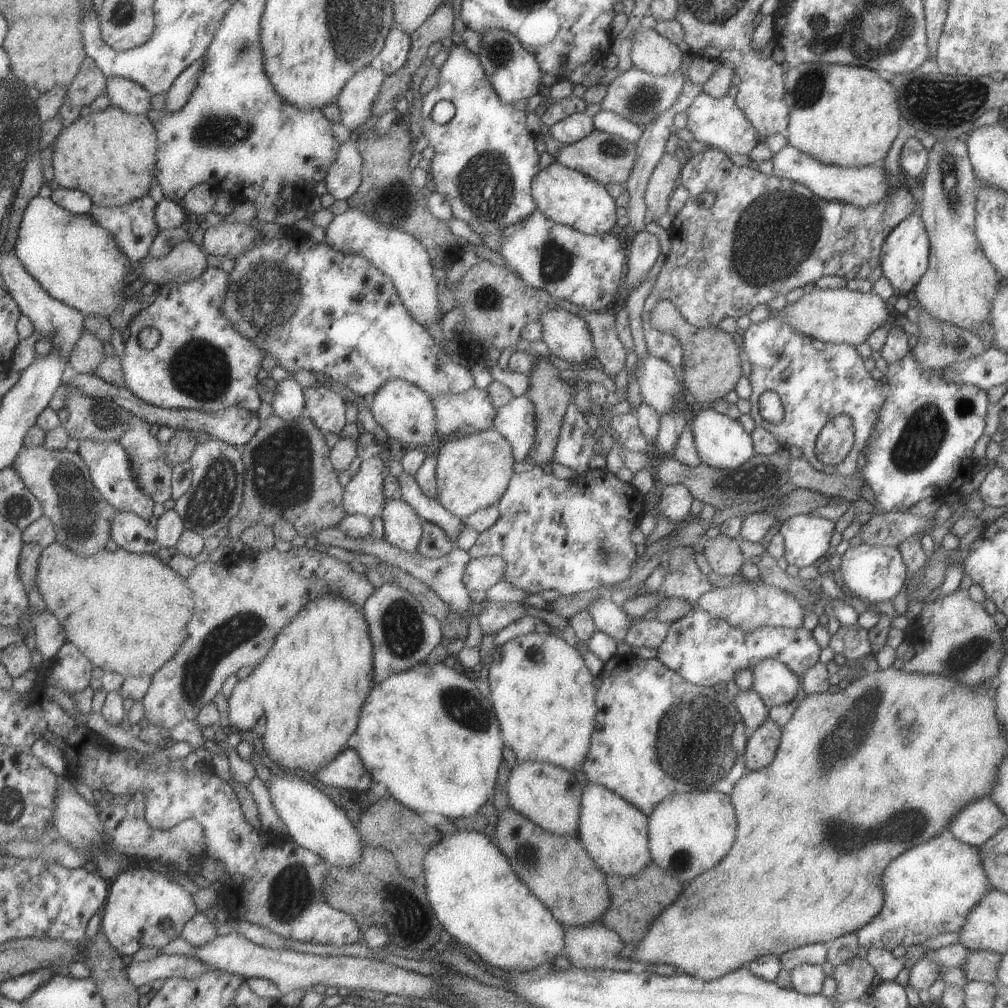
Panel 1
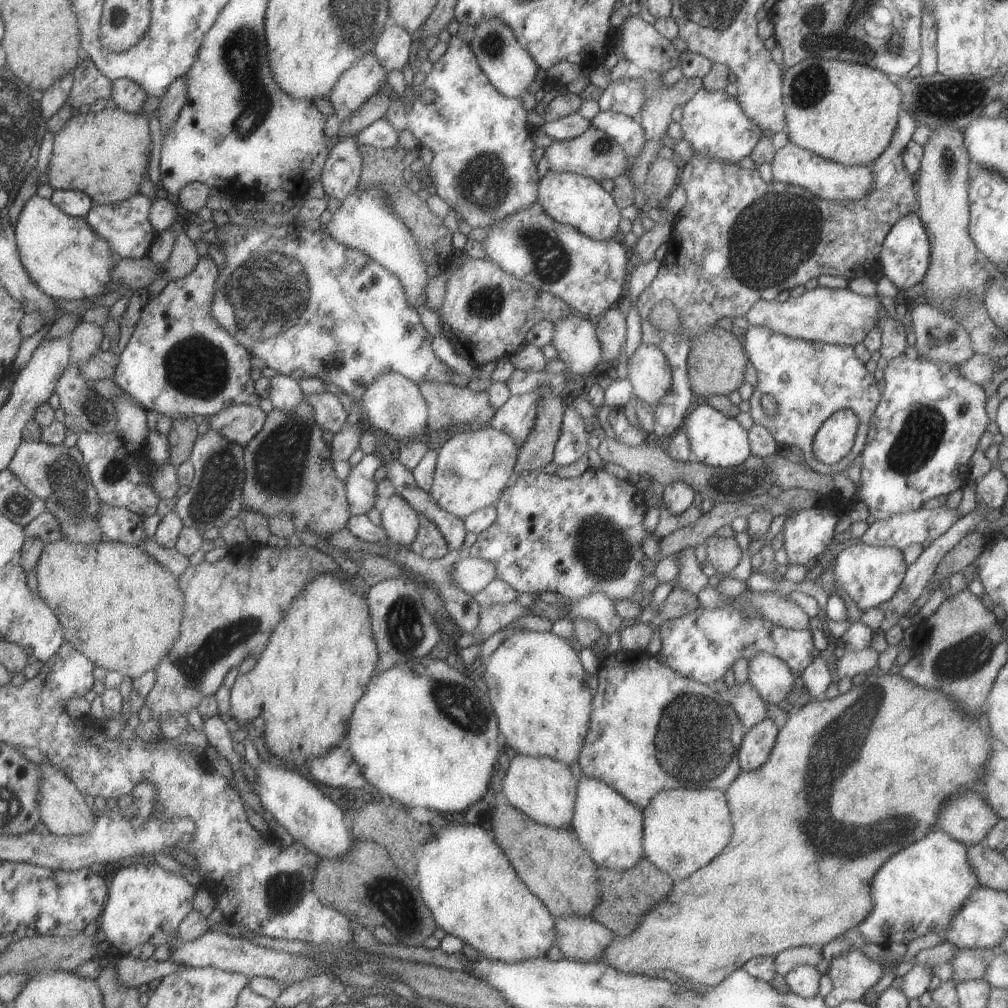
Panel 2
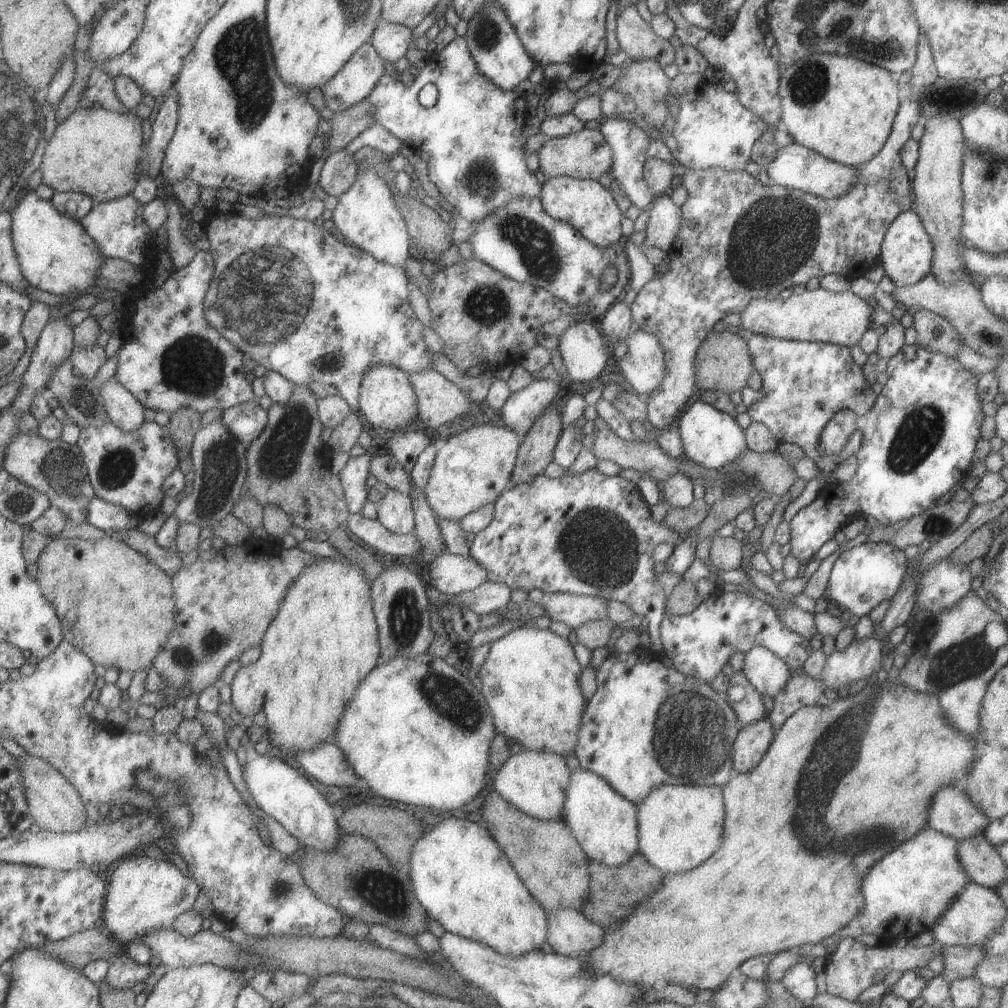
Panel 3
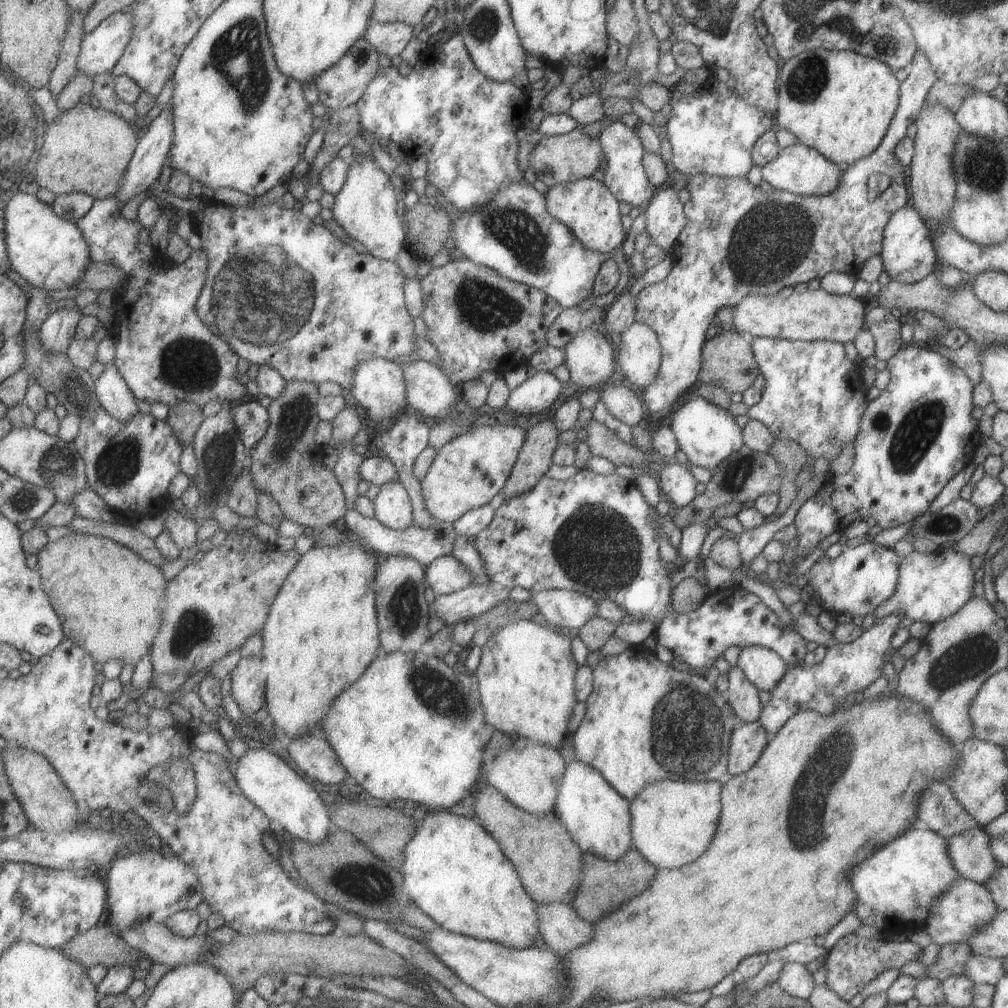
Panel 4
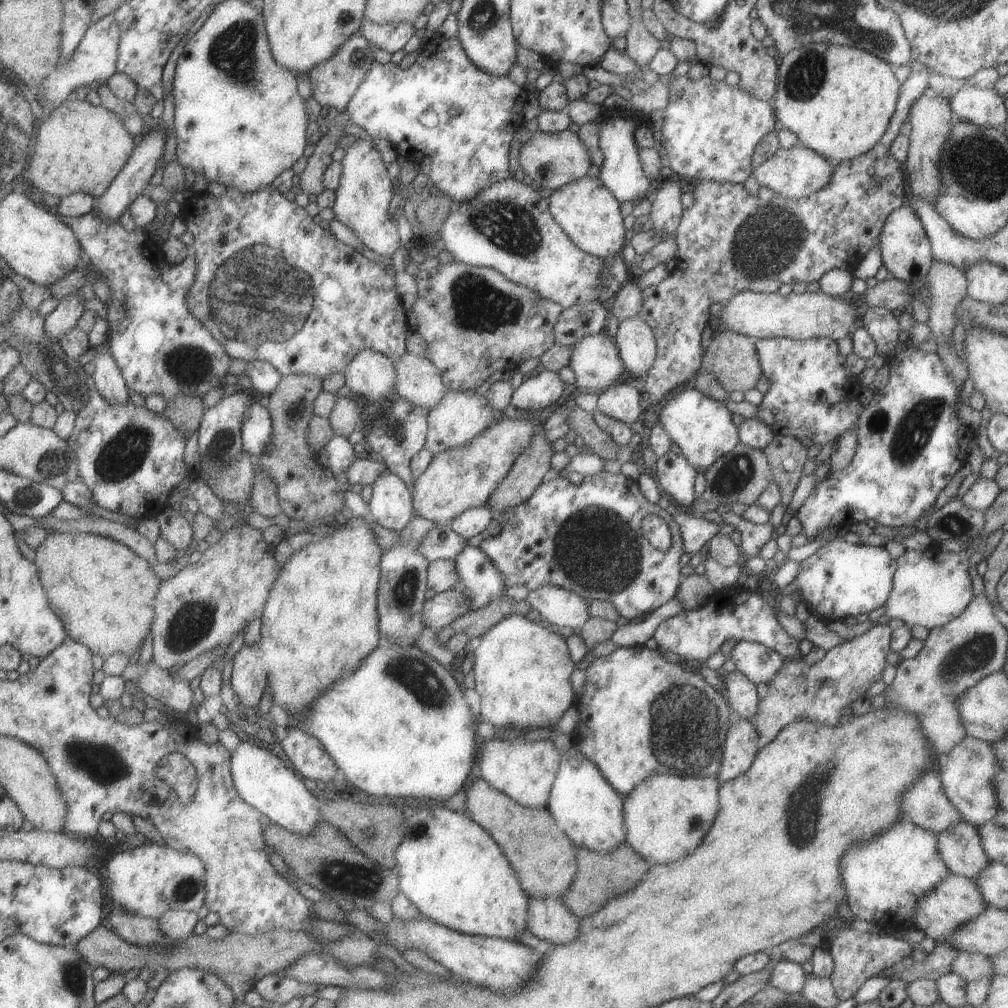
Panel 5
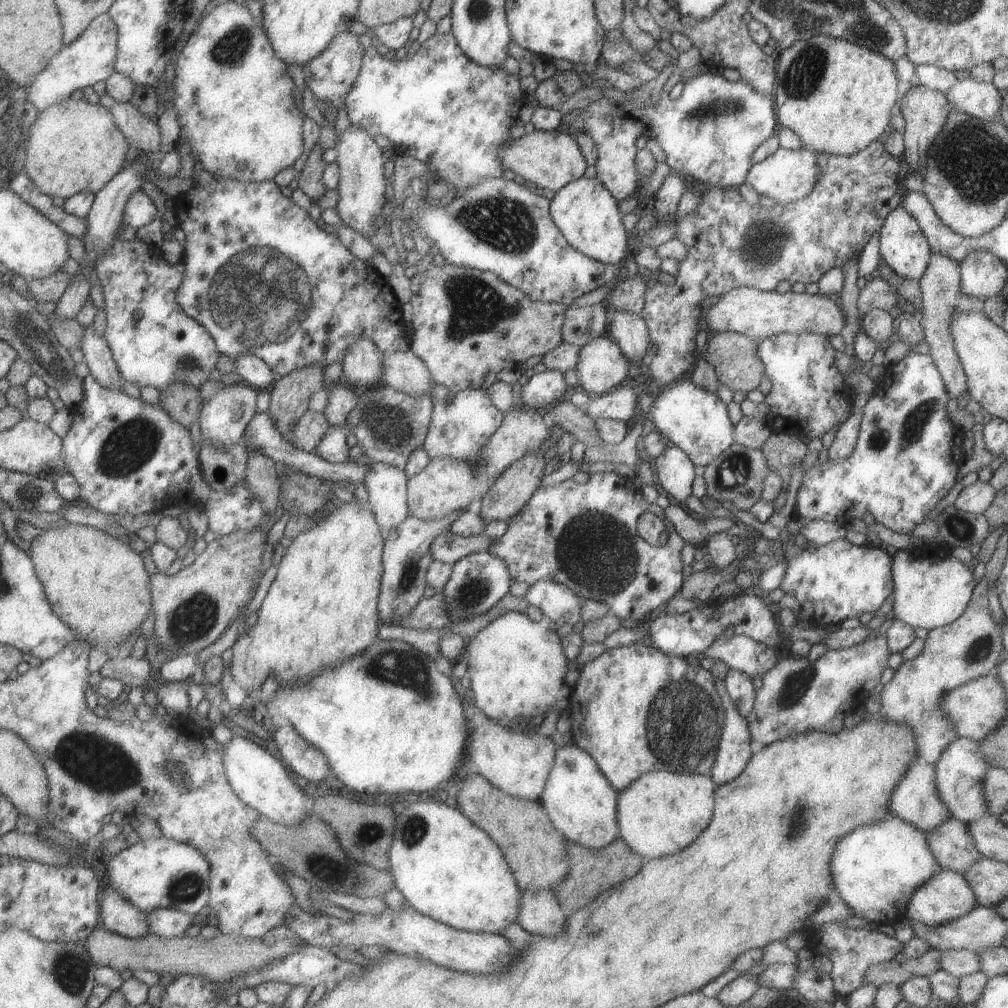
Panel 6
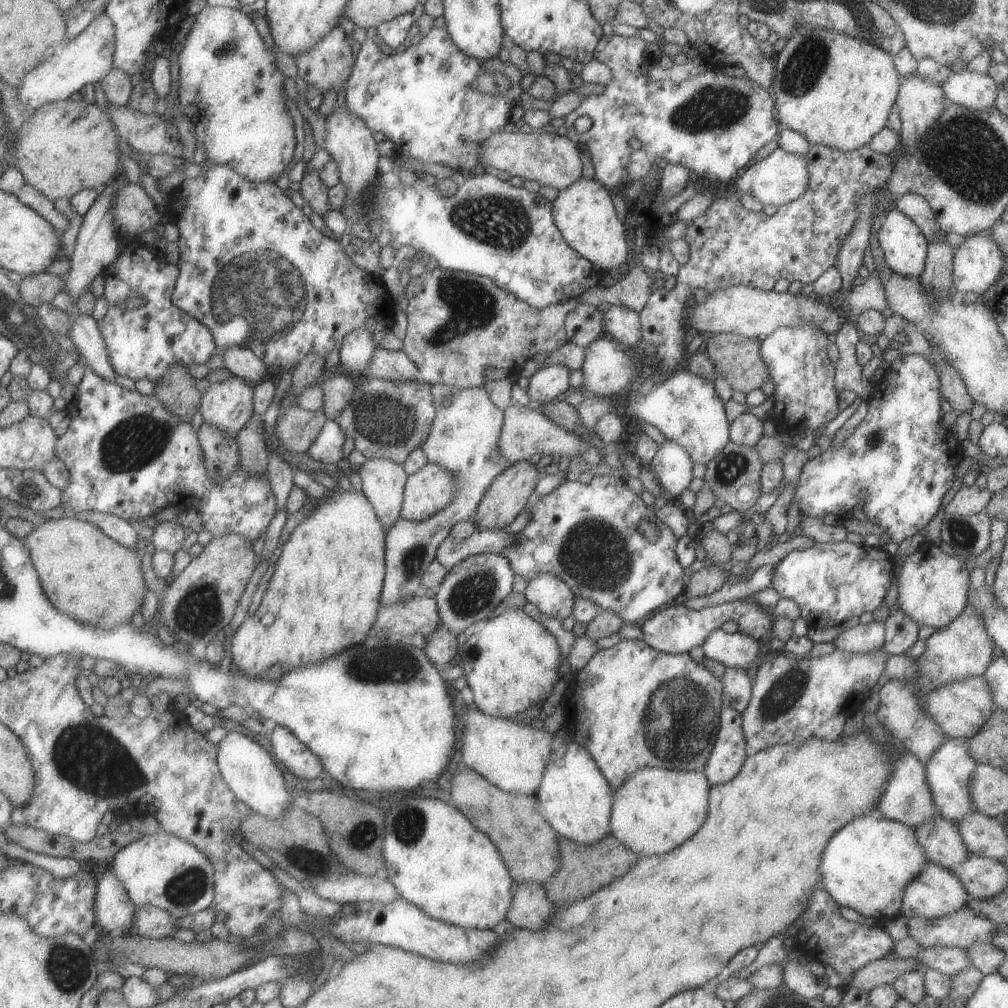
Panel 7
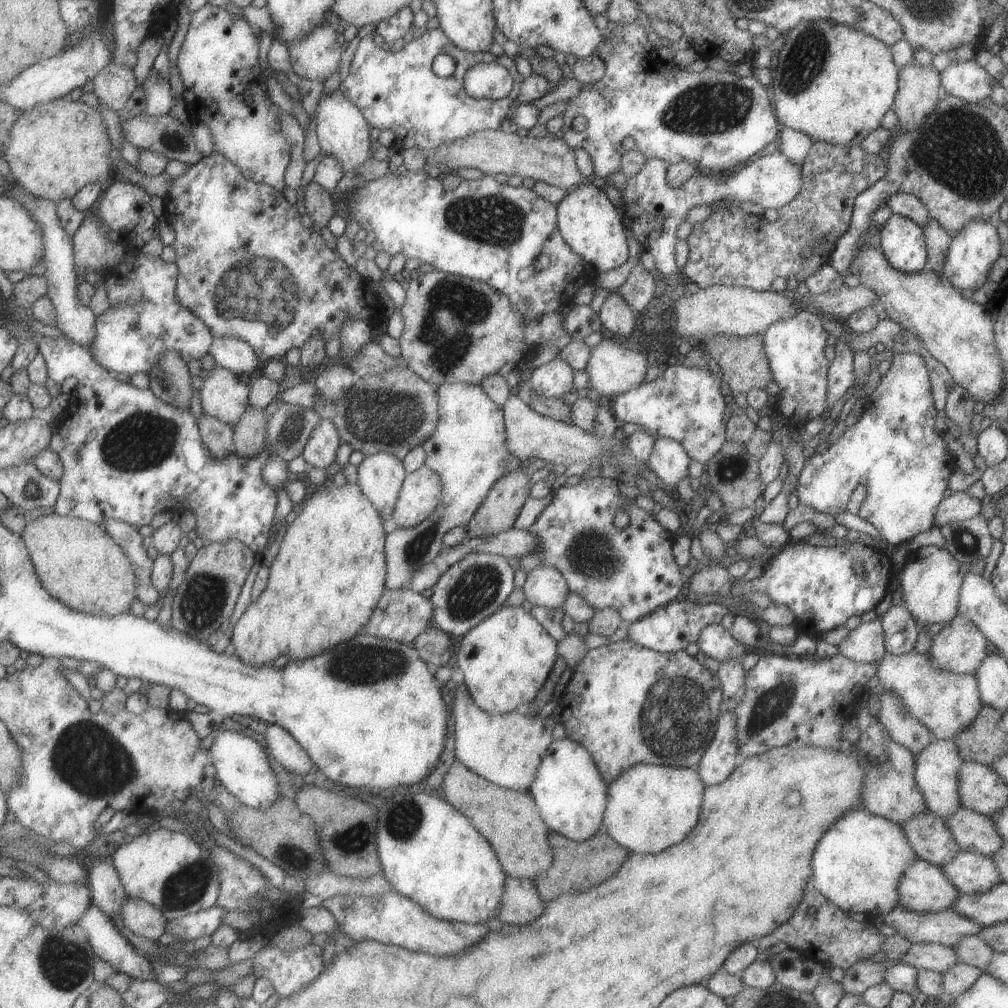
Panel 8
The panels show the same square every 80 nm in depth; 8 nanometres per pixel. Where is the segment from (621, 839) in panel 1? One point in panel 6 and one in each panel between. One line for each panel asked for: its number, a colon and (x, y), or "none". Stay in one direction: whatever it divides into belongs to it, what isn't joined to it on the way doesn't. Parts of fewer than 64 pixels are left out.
2: (609, 828)
3: (603, 822)
4: (597, 817)
5: (588, 810)
6: (581, 804)

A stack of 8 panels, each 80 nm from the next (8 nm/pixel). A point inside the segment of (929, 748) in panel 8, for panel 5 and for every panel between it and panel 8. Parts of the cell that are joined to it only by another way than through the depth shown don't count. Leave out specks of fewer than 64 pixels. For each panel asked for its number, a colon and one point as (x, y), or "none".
5: (967, 771)
6: (959, 773)
7: (948, 773)

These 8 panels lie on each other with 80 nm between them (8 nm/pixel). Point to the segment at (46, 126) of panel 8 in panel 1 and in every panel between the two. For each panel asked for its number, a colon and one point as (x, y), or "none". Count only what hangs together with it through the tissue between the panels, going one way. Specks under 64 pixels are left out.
1: (109, 155)
2: (103, 154)
3: (93, 151)
4: (86, 150)
5: (79, 148)
6: (73, 146)
7: (65, 146)

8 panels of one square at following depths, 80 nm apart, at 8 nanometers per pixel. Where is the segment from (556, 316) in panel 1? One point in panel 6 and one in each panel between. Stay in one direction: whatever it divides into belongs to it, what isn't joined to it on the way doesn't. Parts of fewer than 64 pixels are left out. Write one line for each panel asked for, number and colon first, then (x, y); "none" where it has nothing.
2: (574, 339)
3: (584, 351)
4: (588, 356)
5: (594, 360)
6: (600, 367)

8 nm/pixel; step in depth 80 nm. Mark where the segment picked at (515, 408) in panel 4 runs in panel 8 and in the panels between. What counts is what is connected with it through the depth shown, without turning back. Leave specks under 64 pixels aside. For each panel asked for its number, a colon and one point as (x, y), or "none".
5: (536, 392)
6: (544, 388)
7: (545, 385)
8: (551, 380)

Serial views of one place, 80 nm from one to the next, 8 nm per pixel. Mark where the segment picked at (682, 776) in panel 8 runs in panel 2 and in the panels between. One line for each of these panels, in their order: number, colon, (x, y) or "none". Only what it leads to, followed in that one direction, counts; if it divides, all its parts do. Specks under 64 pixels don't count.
2: (683, 829)
3: (679, 826)
4: (672, 823)
5: (665, 817)
6: (658, 814)
7: (654, 810)

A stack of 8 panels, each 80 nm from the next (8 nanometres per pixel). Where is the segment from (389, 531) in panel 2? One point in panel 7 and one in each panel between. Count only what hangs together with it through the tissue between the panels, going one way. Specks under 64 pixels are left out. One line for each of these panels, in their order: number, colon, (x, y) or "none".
3: (396, 514)
4: (392, 508)
5: (390, 505)
6: (386, 485)
7: (382, 481)

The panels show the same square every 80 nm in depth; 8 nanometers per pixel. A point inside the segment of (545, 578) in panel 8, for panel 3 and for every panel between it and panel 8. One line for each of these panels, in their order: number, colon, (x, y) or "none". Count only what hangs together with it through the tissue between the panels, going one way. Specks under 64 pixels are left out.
3: (573, 610)
4: (559, 607)
5: (560, 607)
6: (557, 602)
7: (552, 597)

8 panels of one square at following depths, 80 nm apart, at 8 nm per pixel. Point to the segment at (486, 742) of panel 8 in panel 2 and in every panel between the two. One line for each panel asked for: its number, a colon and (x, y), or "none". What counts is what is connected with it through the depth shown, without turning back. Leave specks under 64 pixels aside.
2: (543, 789)
3: (533, 781)
4: (529, 778)
5: (524, 771)
6: (518, 763)
7: (511, 756)

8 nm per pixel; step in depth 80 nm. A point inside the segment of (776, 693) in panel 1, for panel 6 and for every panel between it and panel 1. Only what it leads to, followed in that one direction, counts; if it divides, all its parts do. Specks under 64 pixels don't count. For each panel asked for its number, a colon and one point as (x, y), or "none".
2: (772, 679)
3: (767, 673)
4: (763, 668)
5: (758, 663)
6: (741, 653)

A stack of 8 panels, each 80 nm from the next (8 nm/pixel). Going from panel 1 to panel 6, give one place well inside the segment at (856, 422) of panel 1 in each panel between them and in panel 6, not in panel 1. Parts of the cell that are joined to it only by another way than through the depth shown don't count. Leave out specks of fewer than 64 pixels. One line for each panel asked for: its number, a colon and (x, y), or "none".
2: (809, 381)
3: (804, 383)
4: (813, 395)
5: (810, 397)
6: (808, 394)

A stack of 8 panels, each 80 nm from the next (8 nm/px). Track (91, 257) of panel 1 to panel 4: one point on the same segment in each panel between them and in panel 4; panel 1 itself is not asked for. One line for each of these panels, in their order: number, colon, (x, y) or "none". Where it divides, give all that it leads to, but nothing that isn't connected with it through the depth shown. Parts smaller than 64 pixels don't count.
2: (63, 257)
3: (55, 254)
4: (45, 247)

